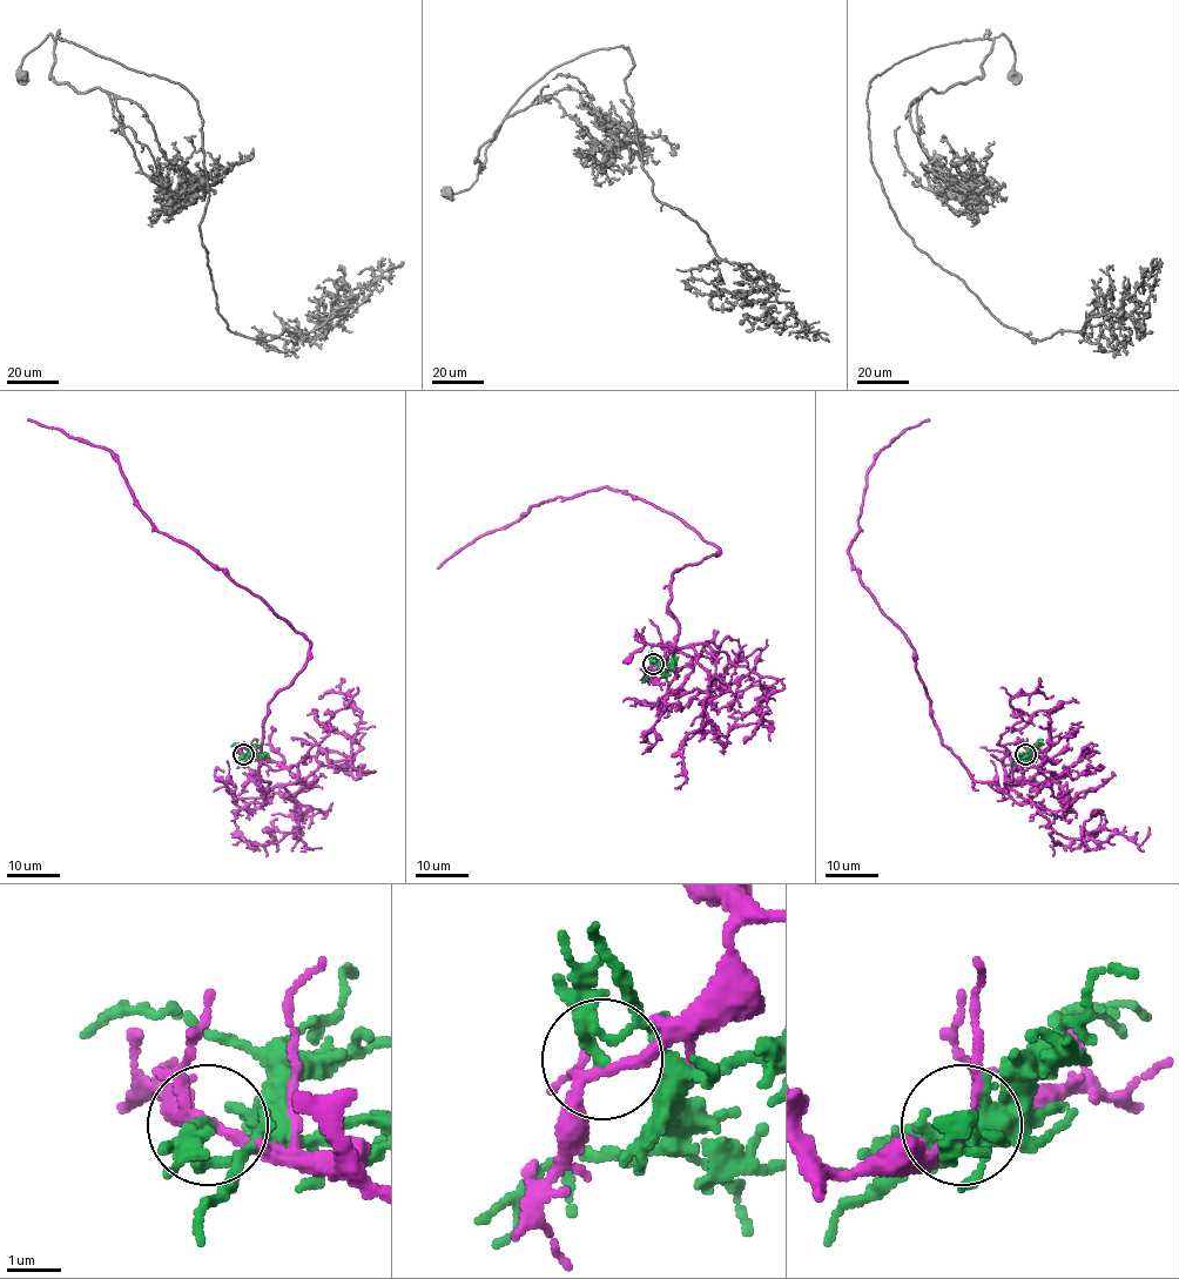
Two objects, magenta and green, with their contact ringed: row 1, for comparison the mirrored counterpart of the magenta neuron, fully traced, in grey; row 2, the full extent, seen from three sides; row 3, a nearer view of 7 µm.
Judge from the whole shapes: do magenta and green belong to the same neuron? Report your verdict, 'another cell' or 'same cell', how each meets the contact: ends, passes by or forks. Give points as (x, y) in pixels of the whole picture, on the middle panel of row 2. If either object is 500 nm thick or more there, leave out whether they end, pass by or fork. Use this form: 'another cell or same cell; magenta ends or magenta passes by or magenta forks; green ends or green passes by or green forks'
another cell; magenta forks; green passes by

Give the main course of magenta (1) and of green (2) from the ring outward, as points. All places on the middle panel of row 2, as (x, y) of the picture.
1: (652, 665), (707, 644), (675, 645), (671, 581), (719, 551), (648, 503), (606, 486), (558, 497), (437, 567)
2: (652, 664), (657, 661), (659, 672), (641, 682)

